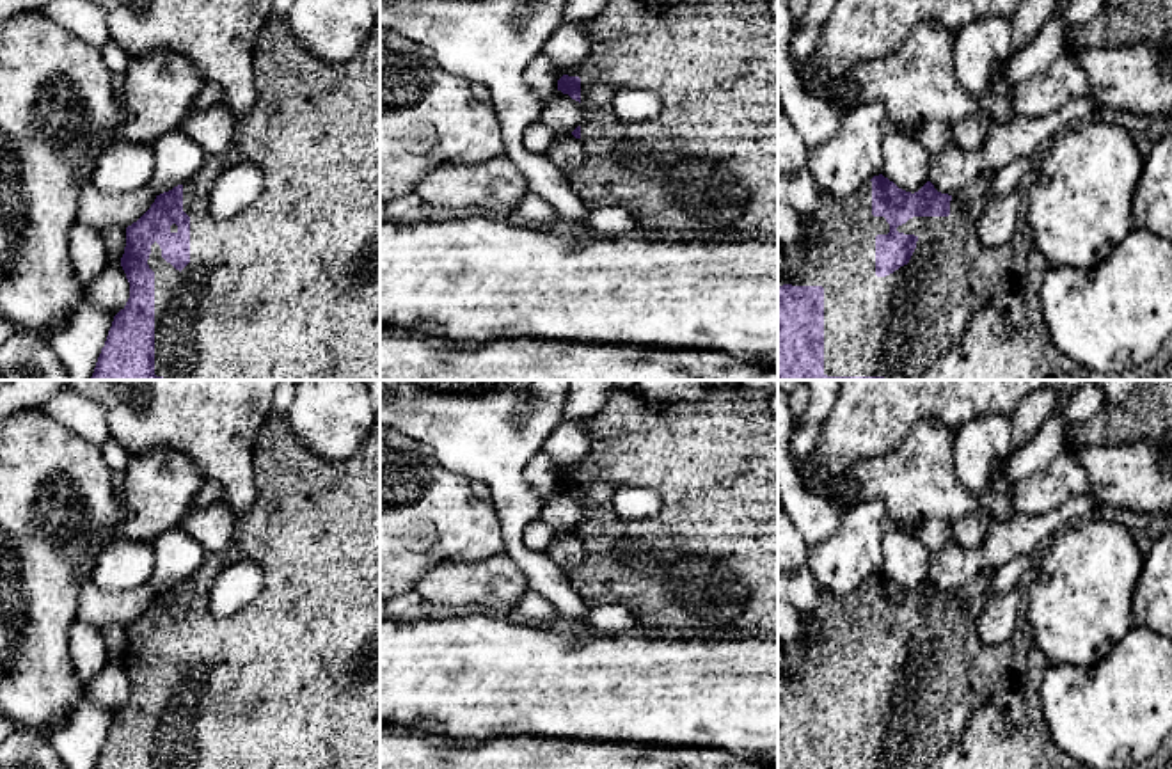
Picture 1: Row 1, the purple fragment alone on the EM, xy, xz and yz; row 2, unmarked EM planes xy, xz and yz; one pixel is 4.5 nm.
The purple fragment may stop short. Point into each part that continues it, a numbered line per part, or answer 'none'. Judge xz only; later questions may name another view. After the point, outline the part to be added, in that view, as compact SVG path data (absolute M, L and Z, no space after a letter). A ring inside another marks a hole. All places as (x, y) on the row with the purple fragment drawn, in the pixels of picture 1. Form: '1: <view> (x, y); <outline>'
1: xz (705, 167); M607 0L591 20L581 21L590 37L588 59L568 69L581 78L581 144L584 163L568 178L574 194L590 208L616 206L629 211L637 227L664 233L668 242L778 242L778 20L769 11L769 0L701 0L694 4L652 4L648 0ZM623 89L652 91L662 108L653 119L623 123L613 114L613 96Z

